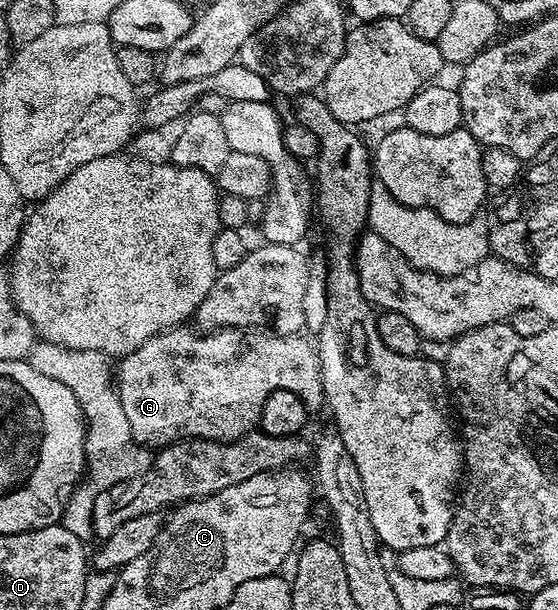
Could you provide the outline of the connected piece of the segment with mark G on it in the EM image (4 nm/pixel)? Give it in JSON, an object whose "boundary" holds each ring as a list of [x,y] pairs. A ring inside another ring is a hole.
{"boundary":[[[182,324],[174,326],[172,330],[159,332],[147,340],[143,340],[143,344],[139,344],[139,348],[135,348],[135,352],[124,355],[118,361],[121,363],[116,363],[115,385],[117,387],[117,395],[119,396],[119,404],[123,404],[123,412],[127,416],[127,424],[131,424],[131,436],[140,446],[146,448],[154,448],[153,446],[164,448],[173,445],[174,442],[183,442],[194,438],[202,438],[203,440],[211,440],[212,442],[233,442],[237,438],[241,438],[244,434],[250,433],[252,426],[249,425],[252,422],[253,425],[260,423],[263,400],[267,400],[267,396],[271,396],[271,392],[275,392],[276,390],[295,392],[311,412],[317,412],[317,409],[322,409],[325,406],[325,393],[323,392],[323,384],[321,383],[321,365],[317,359],[317,351],[314,343],[310,339],[308,342],[305,336],[275,334],[266,332],[261,328],[237,330],[234,326],[208,332],[198,332],[193,328],[188,330],[189,328],[188,325]]]}

